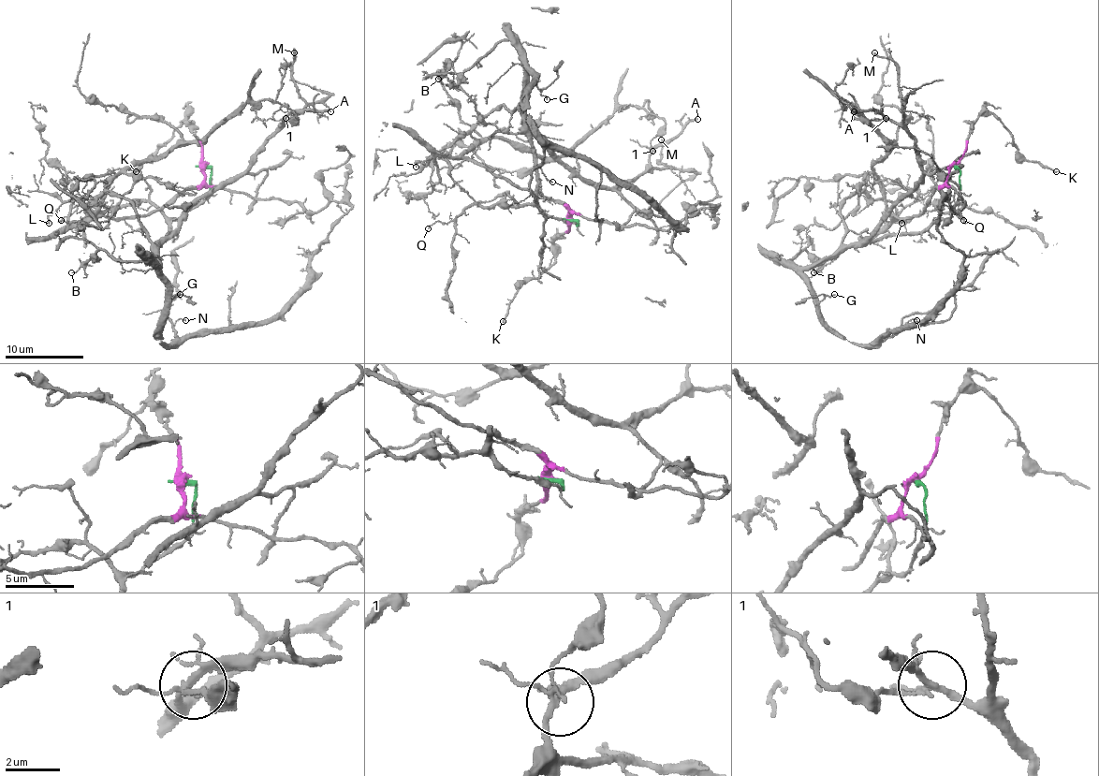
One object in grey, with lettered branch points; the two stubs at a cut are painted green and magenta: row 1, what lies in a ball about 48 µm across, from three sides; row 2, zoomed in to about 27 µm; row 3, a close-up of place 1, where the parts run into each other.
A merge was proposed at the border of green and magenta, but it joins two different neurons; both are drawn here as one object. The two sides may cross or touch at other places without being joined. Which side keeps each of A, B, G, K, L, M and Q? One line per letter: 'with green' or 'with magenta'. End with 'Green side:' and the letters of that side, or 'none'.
A: with green
B: with green
G: with green
K: with magenta
L: with green
M: with green
Q: with green
Green side: A, B, G, L, M, Q

